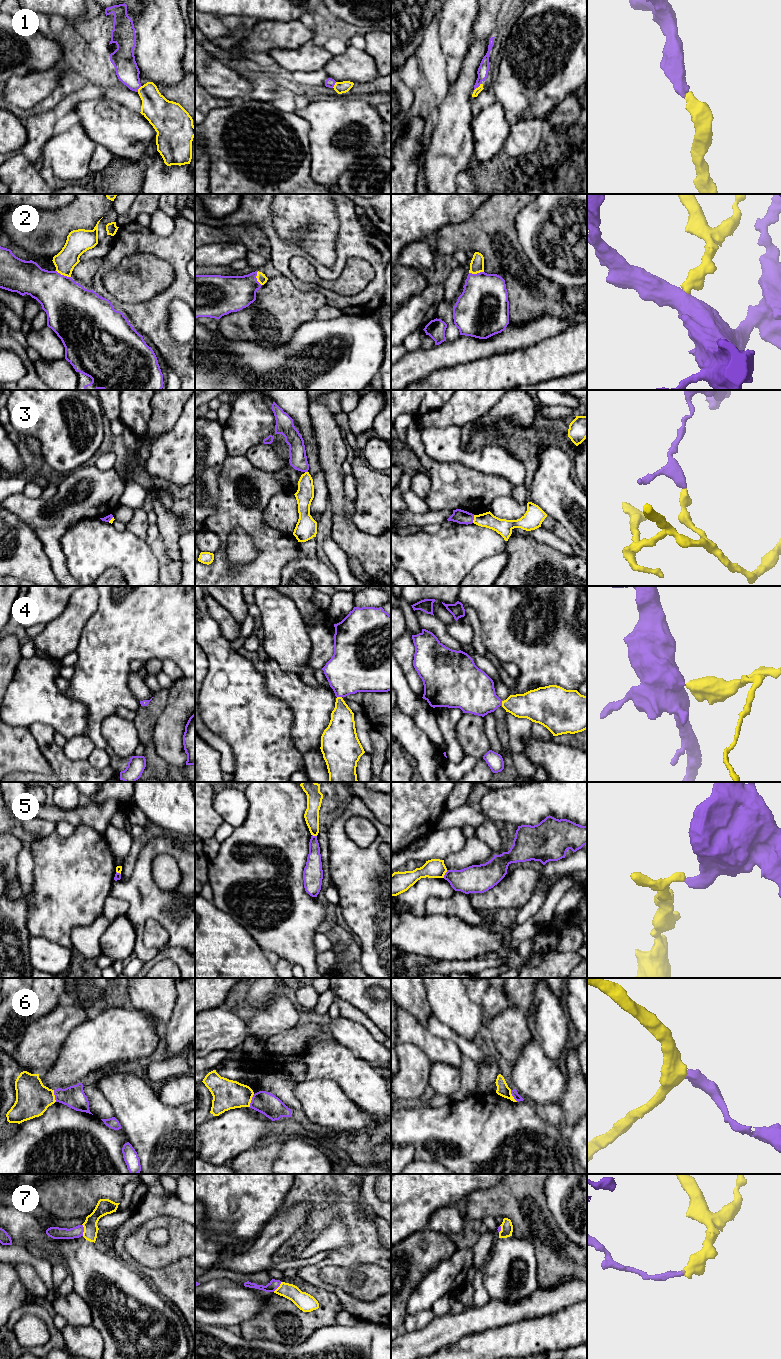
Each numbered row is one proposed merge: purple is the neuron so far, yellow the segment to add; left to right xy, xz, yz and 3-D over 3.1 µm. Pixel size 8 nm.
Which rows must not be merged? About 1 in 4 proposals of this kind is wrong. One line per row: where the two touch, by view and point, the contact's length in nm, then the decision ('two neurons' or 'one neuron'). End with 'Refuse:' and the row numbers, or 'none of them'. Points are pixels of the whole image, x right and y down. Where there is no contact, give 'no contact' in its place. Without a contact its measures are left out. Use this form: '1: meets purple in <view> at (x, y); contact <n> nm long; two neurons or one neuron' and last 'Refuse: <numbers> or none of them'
1: meets purple in yz at (476, 87); contact 100 nm long; one neuron
2: meets purple in xy at (63, 275); contact 140 nm long; one neuron
3: meets purple in yz at (473, 519); contact 70 nm long; two neurons
4: meets purple in xz at (339, 696); contact 40 nm long; one neuron
5: meets purple in yz at (445, 874); contact 70 nm long; two neurons
6: meets purple in xz at (251, 1100); contact 110 nm long; two neurons
7: meets purple in xy at (83, 1230); contact 100 nm long; two neurons
Refuse: 3, 5, 6, 7

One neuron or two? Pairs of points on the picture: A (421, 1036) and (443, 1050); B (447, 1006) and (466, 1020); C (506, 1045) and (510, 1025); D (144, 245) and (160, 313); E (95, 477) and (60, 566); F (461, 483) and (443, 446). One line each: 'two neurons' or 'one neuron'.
A: one neuron
B: one neuron
C: one neuron
D: one neuron
E: one neuron
F: two neurons

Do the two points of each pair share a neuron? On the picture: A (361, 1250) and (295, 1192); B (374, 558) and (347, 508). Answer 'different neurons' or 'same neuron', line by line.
A: same neuron
B: same neuron

